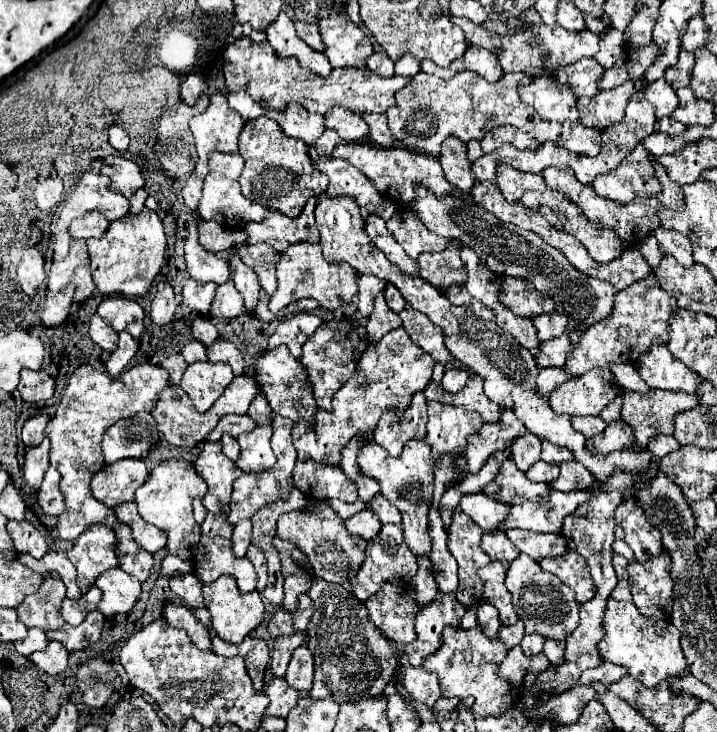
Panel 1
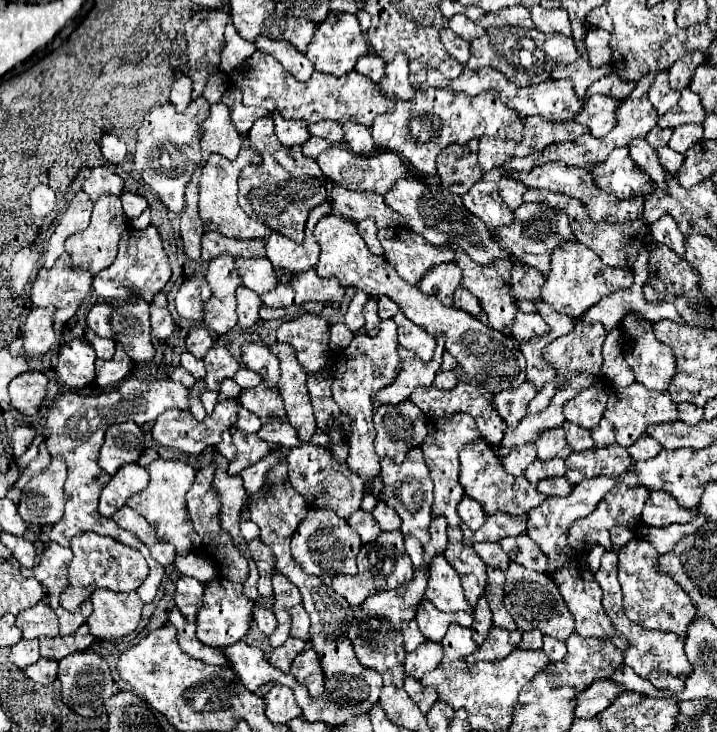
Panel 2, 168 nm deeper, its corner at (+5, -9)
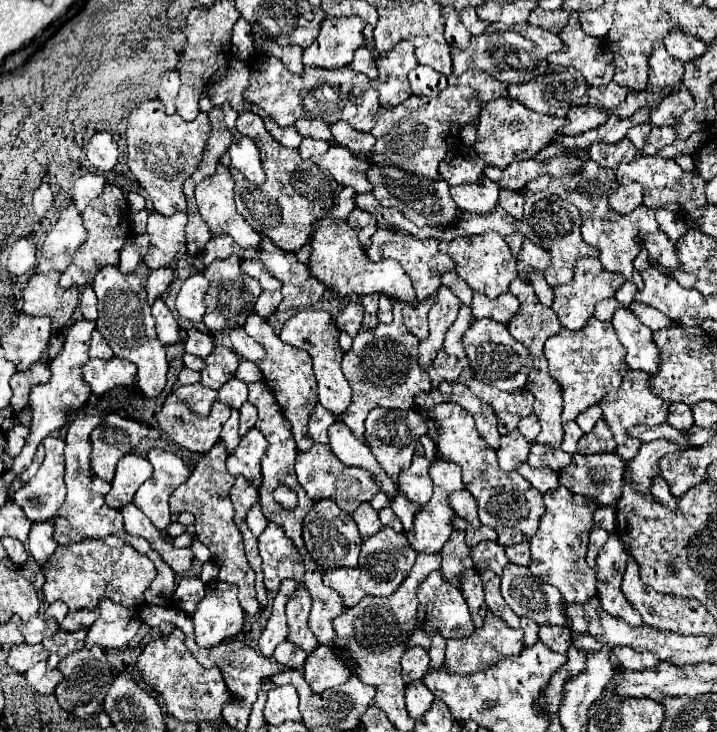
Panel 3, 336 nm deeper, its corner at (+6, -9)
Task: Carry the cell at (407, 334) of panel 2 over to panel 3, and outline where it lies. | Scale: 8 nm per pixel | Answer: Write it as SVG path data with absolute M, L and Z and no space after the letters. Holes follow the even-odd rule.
M435 296L427 298L425 302L421 302L419 306L411 308L411 306L405 306L403 308L403 322L407 326L407 330L421 342L427 338L427 312L431 308L431 304L435 302Z

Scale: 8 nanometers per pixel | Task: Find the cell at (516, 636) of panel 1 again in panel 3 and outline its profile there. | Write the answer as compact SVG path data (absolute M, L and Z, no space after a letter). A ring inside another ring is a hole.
M487 614L483 628L475 630L469 638L465 640L447 640L447 652L445 652L445 664L447 670L453 674L471 674L483 668L489 668L491 664L499 662L501 658L507 656L519 656L523 650L523 632L509 628L503 620L499 620L495 614Z

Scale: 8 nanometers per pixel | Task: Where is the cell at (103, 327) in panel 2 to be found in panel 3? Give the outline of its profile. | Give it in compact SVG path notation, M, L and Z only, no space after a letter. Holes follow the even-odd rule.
M87 288L83 294L81 294L81 312L83 312L83 318L87 320L97 320L97 298L95 298L95 292L93 288Z

